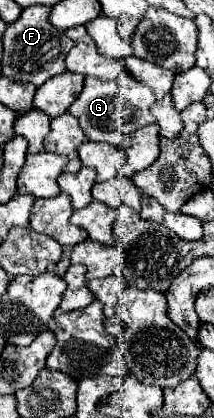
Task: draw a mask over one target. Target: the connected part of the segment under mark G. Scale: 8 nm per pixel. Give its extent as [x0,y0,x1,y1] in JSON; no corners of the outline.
[69,71,155,141]

